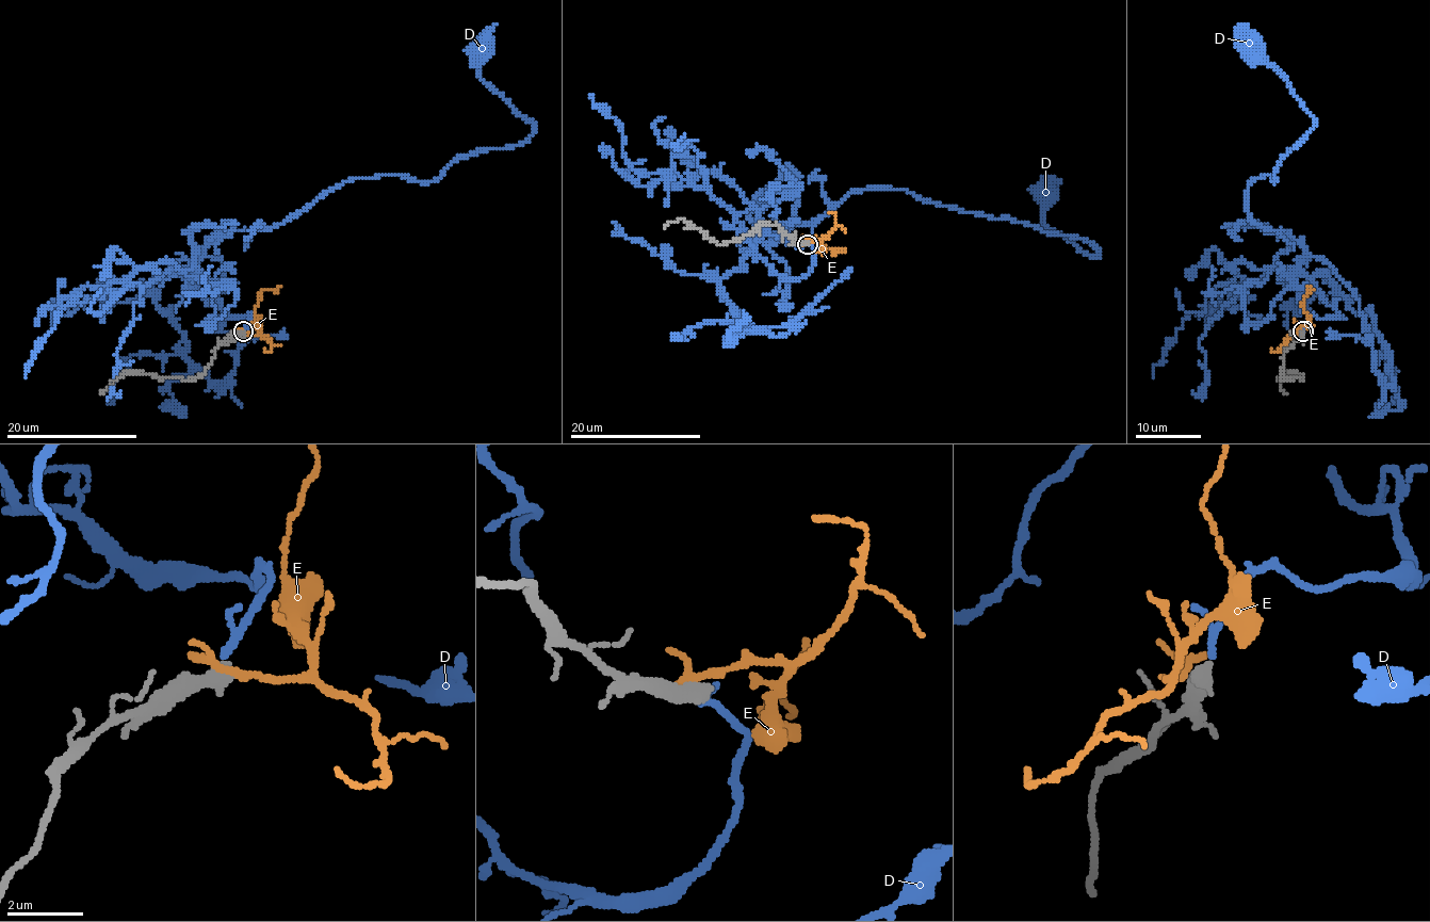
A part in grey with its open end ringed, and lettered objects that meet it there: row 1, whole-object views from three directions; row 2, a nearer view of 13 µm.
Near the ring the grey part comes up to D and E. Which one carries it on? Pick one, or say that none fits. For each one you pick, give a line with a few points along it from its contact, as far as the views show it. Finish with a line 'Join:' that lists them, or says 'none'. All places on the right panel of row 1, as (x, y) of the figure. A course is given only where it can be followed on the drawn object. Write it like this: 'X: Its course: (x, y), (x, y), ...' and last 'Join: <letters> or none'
D: Its course: (1302, 330), (1337, 314), (1299, 267), (1304, 248), (1250, 217), (1247, 184), (1277, 180), (1316, 119), (1250, 51)
Join: D

